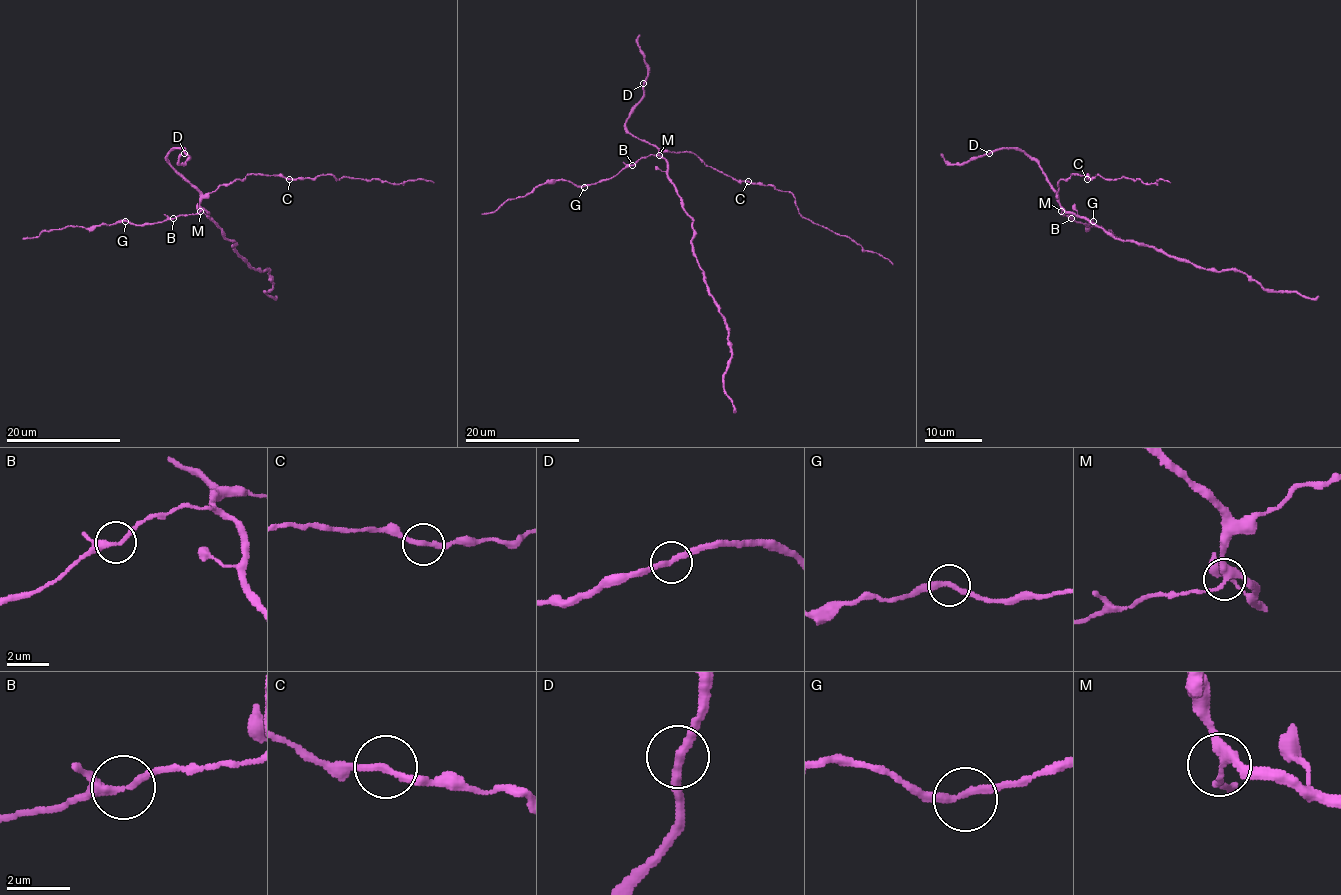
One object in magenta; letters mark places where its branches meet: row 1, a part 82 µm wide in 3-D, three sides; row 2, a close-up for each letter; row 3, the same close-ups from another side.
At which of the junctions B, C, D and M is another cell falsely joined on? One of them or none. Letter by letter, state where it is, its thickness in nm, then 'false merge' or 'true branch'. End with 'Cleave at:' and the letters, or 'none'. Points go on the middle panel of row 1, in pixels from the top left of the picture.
B: place (632, 165); calibre 200 nm; true branch
C: place (748, 181); calibre 220 nm; true branch
D: place (643, 83); calibre 260 nm; true branch
M: place (659, 155); calibre 280 nm; true branch
Cleave at: none

